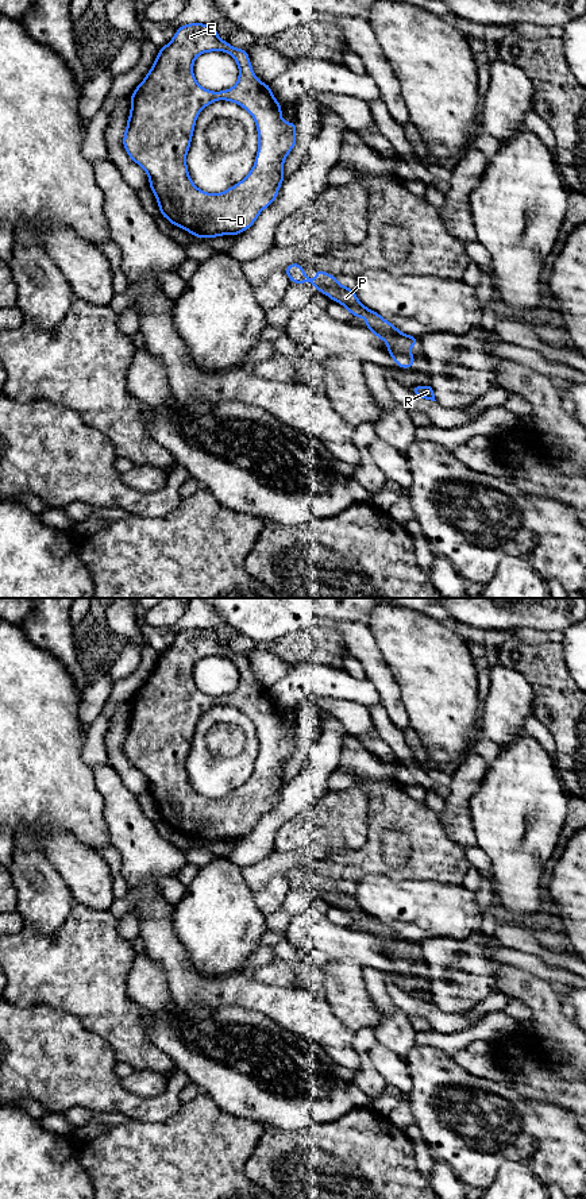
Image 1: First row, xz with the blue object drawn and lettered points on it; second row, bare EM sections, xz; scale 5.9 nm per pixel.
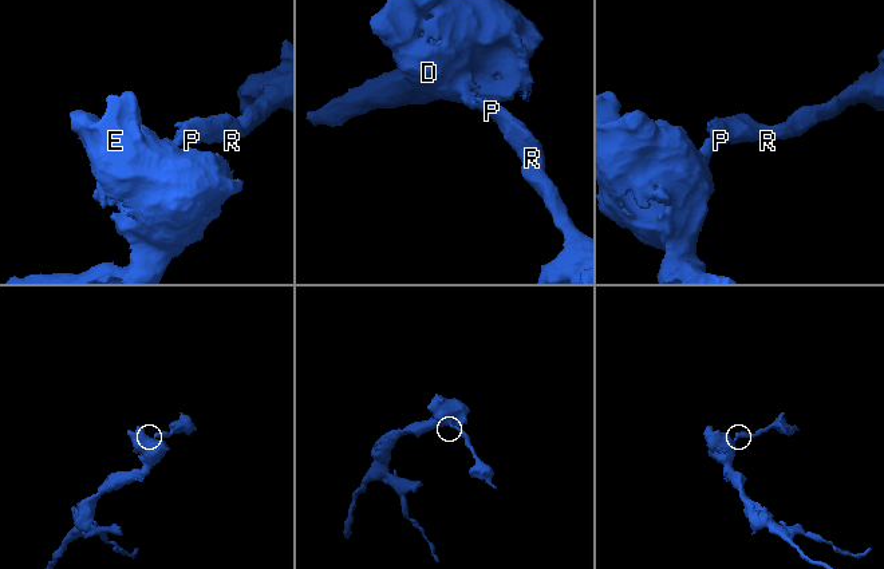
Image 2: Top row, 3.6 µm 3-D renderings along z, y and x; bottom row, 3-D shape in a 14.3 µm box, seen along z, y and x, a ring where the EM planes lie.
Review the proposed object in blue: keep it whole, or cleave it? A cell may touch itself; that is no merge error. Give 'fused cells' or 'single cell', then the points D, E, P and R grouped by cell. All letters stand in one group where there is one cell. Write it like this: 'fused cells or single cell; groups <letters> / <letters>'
fused cells; groups D E / P R

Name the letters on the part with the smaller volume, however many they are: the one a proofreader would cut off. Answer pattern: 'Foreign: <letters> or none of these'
Foreign: P, R

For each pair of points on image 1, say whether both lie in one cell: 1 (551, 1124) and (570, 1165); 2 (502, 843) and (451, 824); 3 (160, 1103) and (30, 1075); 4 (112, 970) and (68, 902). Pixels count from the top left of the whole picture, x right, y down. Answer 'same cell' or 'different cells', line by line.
1: same cell
2: different cells
3: same cell
4: different cells

